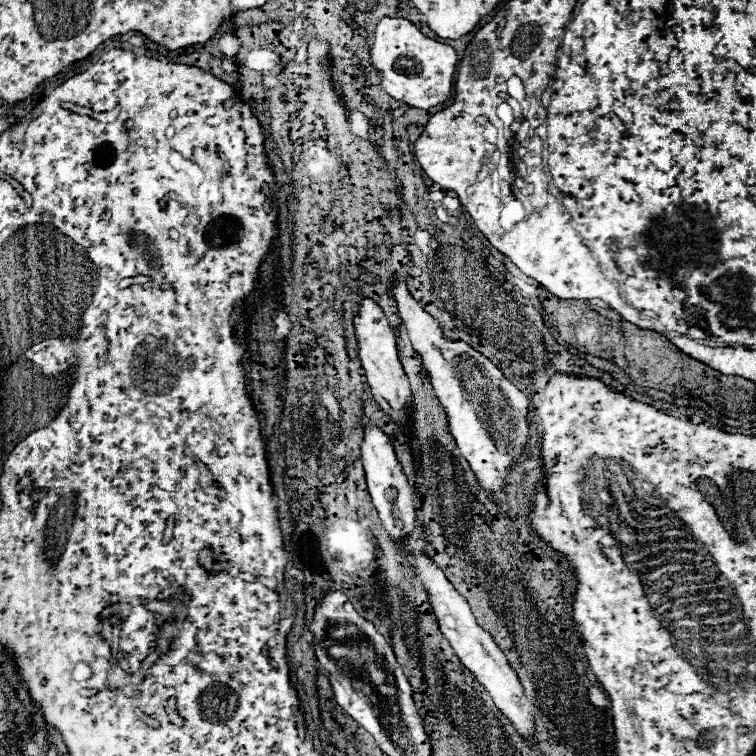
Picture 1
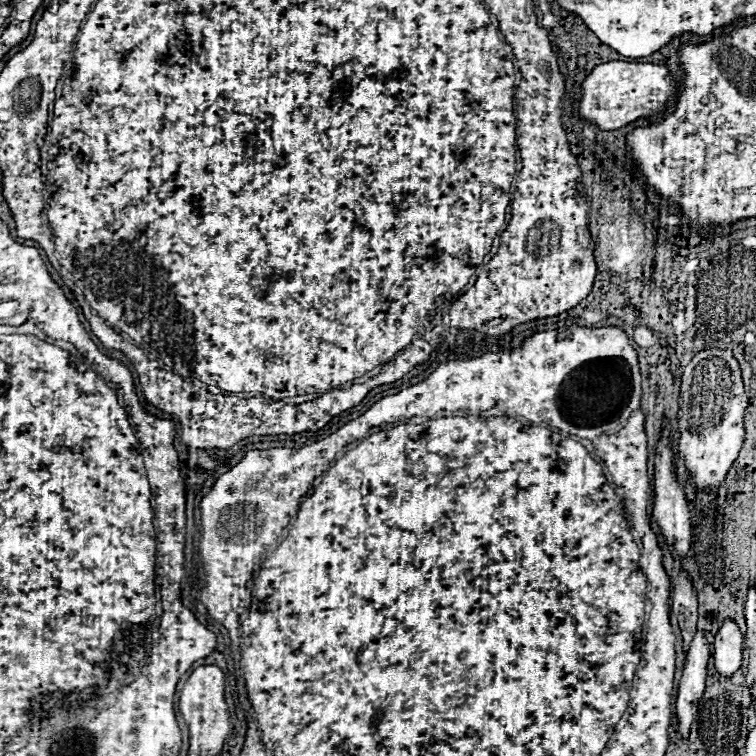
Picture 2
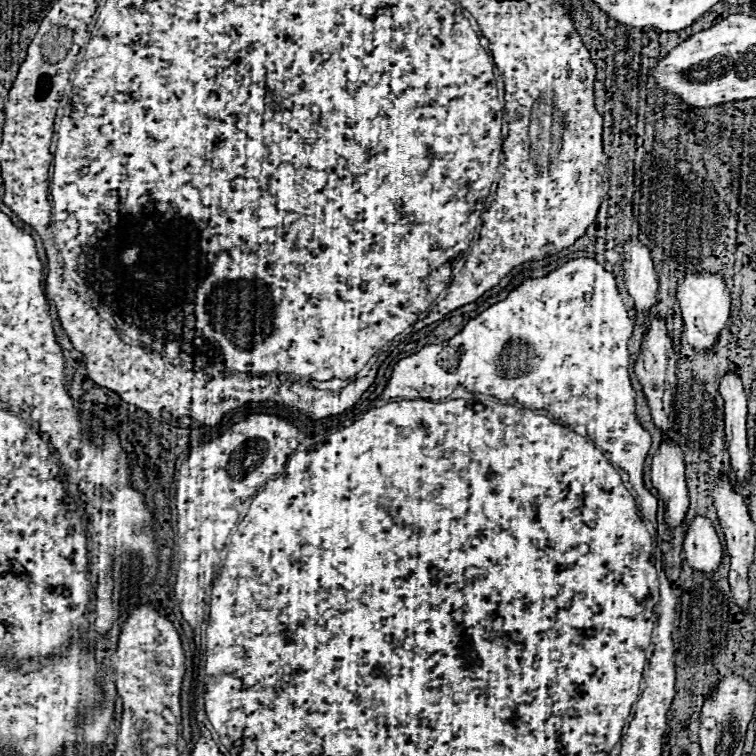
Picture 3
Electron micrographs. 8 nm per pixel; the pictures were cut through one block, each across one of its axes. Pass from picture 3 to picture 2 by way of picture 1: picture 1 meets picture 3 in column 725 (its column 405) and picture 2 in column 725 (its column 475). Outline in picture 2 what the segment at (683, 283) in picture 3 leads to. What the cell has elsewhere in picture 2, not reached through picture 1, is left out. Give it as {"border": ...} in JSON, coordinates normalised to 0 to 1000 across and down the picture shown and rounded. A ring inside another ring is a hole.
{"border":[[[939,460],[923,466],[902,495],[902,519],[899,519],[899,582],[897,595],[902,598],[907,616],[915,627],[921,648],[947,648],[974,608],[981,585],[984,585],[984,542],[989,526],[984,521],[981,497],[976,476],[968,471],[968,463]]]}

